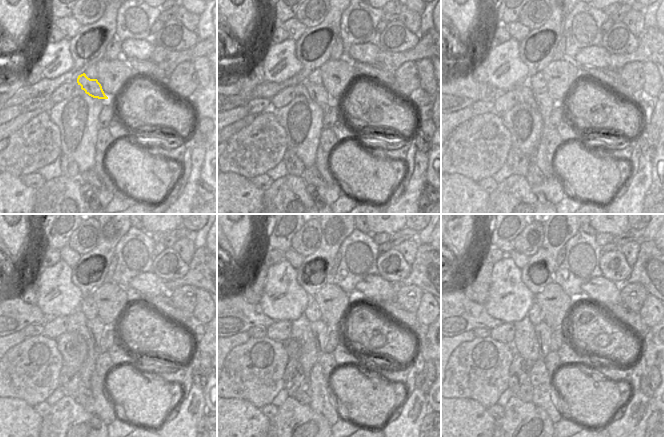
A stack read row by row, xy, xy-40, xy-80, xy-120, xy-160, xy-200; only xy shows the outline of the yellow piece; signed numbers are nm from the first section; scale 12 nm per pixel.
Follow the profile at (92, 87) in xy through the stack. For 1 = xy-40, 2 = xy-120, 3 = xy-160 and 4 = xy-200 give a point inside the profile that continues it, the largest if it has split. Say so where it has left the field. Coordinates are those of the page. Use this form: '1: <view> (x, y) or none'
1: xy-40 (317, 93)
2: xy-120 (96, 327)
3: xy-160 (320, 329)
4: xy-200 (543, 332)

